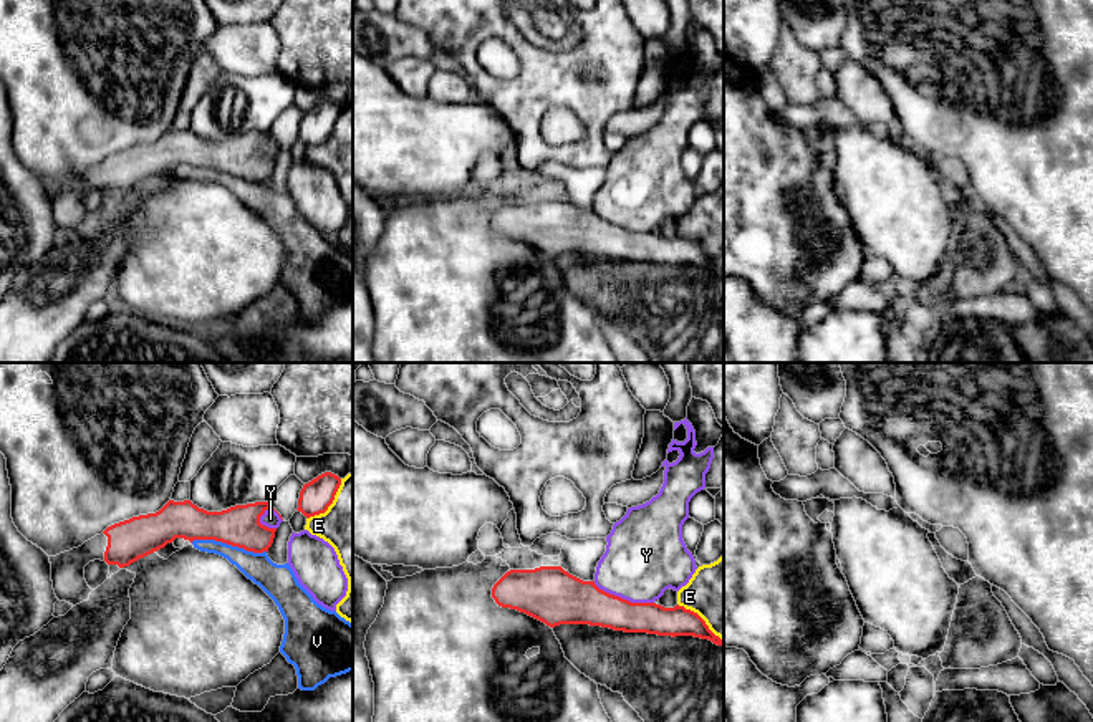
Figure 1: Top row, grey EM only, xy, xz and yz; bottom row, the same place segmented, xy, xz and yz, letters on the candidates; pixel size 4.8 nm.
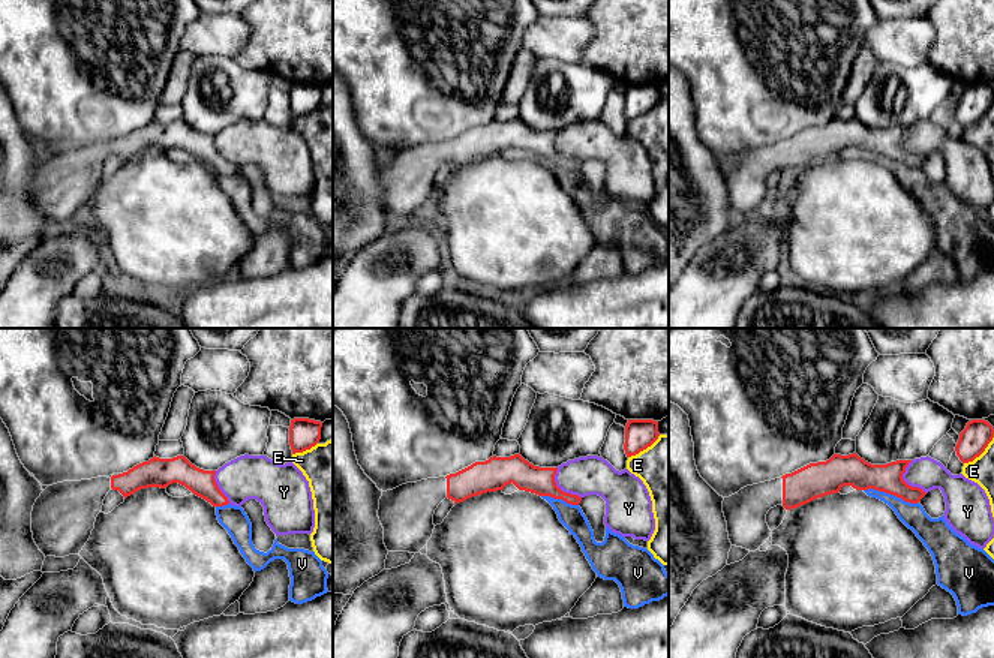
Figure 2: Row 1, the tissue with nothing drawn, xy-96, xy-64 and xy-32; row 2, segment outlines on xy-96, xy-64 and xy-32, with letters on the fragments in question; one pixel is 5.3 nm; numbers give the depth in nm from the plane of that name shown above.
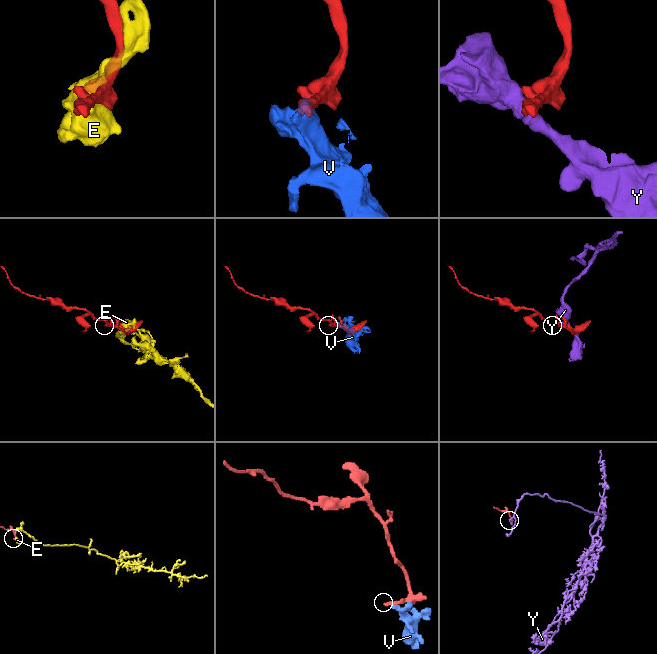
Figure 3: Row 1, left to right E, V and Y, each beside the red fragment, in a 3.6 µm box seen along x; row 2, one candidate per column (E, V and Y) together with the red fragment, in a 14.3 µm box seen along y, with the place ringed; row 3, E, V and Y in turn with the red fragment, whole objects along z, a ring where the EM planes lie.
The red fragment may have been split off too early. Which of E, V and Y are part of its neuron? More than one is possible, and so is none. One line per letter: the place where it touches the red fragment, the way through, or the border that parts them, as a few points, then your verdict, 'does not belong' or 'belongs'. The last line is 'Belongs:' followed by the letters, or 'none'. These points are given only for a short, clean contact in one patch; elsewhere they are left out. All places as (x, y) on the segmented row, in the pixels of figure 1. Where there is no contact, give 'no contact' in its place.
E: meets red in xy at (332, 502); does not belong
V: meets red in xy at (229, 543); border along xy (191, 542), (221, 540), (247, 550), (265, 552); does not belong
Y: meets red in xz at (621, 598); border along xz (593, 582), (600, 588), (631, 601), (653, 603); does not belong
Belongs: none

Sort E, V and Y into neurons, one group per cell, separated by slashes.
E / V / Y

